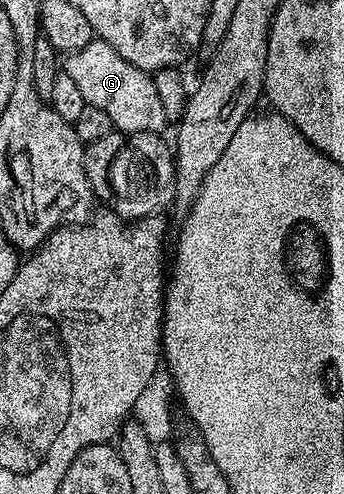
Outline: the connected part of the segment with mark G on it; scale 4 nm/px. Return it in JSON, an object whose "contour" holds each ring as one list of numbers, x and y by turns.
{"contour":[[92,41,85,45,85,49,70,52,66,59,66,75,77,81,77,89,81,89,81,97,85,97,89,107,105,109,105,113,109,113,114,130,134,137,142,131,162,132,163,126,168,126,165,109,161,109,161,97,157,97,154,78,148,72,129,65,129,61,125,61,125,57,118,55,109,44]]}

